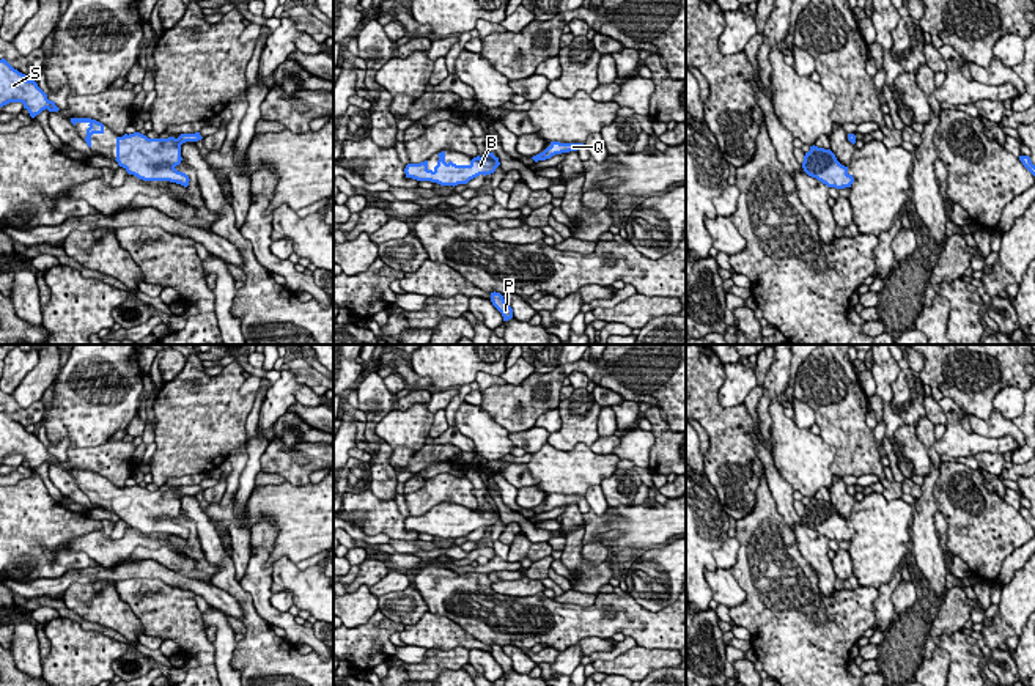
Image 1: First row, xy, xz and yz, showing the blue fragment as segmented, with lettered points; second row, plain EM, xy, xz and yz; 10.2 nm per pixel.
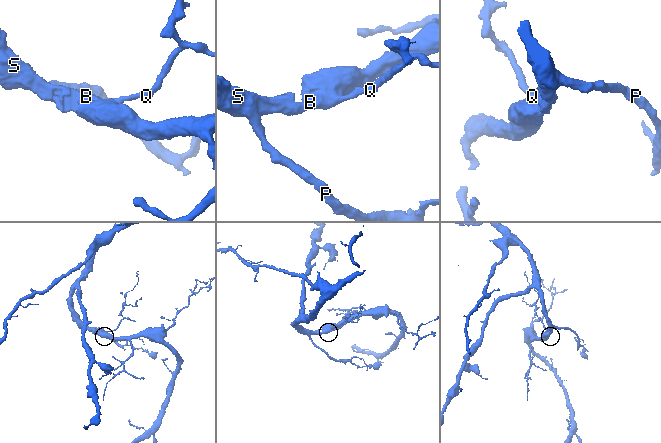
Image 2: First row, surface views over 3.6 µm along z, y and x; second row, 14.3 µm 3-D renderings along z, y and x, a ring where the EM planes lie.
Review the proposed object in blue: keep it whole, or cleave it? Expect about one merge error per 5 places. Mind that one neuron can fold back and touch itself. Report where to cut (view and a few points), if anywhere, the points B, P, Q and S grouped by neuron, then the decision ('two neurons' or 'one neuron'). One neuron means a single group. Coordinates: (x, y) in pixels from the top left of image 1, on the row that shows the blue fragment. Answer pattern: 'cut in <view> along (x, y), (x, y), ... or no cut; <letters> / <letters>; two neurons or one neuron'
no cut; B P Q S; one neuron

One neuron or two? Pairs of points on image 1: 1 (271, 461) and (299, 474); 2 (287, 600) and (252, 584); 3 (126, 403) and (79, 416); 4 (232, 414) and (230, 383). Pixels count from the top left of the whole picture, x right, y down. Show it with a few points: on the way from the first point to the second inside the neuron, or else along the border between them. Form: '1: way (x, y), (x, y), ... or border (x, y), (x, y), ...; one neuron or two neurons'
1: way (277, 461), (288, 463), (293, 468); one neuron
2: border (271, 593), (271, 603), (287, 612); two neurons
3: way (115, 406), (90, 408); one neuron
4: way (230, 406), (230, 390); one neuron

